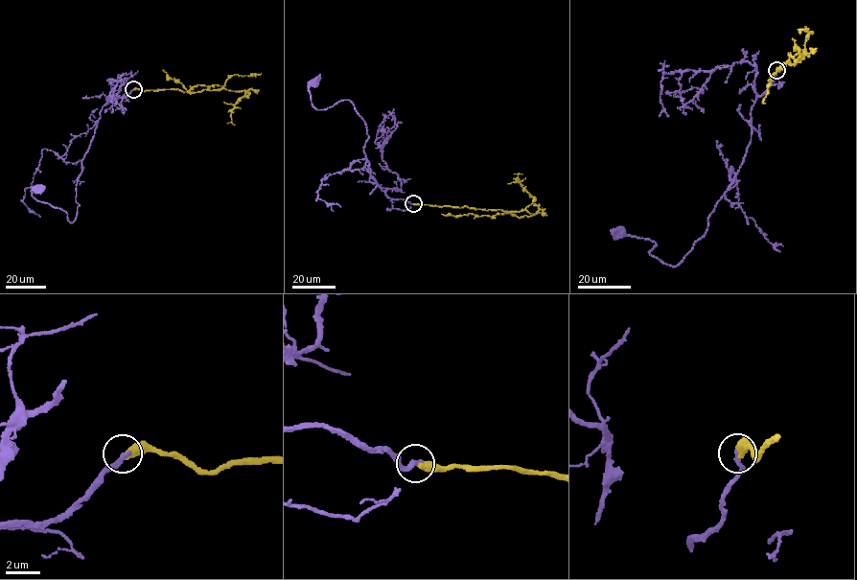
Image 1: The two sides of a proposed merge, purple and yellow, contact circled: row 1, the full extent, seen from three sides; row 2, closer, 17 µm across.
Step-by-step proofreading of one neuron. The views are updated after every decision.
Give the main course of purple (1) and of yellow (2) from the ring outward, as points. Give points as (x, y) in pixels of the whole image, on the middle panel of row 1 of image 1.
1: (412, 203), (389, 198), (368, 171), (367, 127), (354, 104), (339, 101), (318, 110), (309, 92), (313, 82)
2: (413, 203), (522, 211), (536, 199), (518, 181), (519, 174), (513, 174)

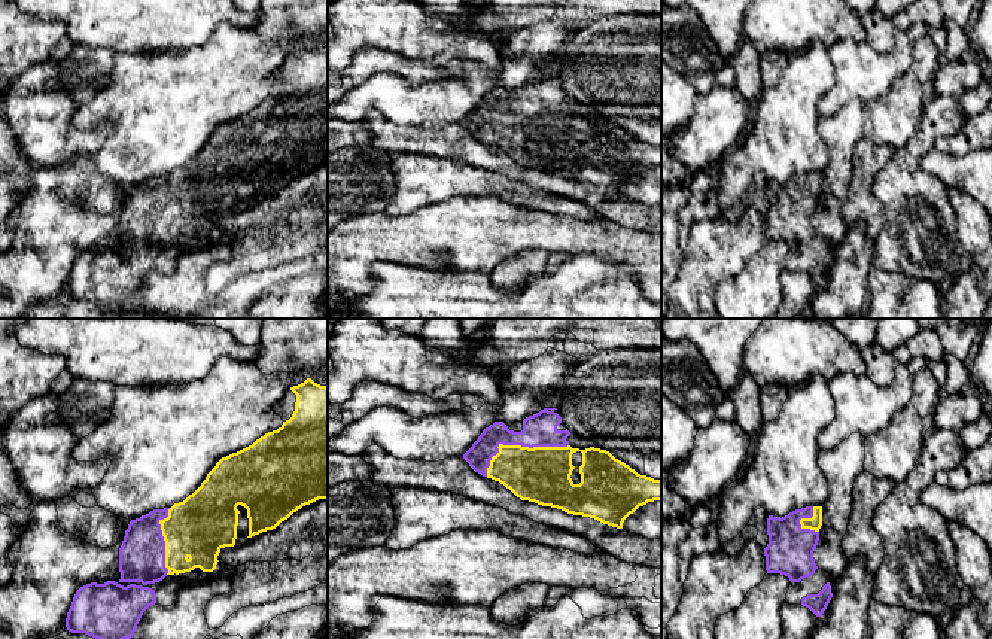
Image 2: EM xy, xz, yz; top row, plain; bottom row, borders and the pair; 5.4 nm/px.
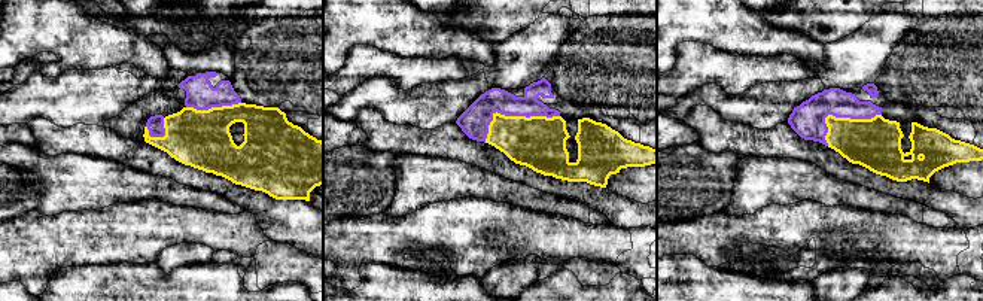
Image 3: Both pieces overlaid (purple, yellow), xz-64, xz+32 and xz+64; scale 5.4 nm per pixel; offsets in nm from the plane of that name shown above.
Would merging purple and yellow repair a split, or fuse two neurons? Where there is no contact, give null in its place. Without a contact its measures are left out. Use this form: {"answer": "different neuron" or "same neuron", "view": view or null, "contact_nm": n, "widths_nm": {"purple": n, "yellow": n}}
{"answer": "same neuron", "view": "xz", "contact_nm": 480, "widths_nm": {"purple": 180, "yellow": 300}}

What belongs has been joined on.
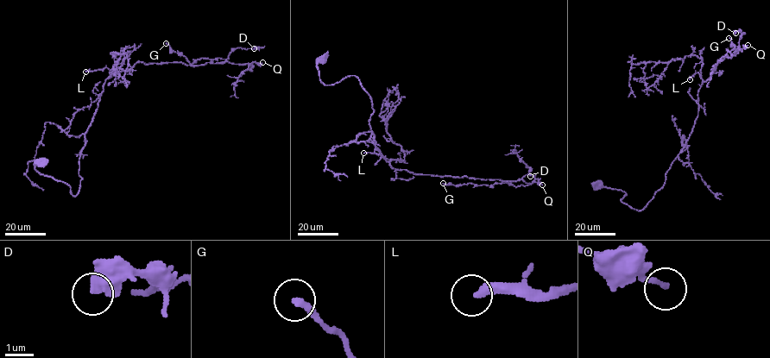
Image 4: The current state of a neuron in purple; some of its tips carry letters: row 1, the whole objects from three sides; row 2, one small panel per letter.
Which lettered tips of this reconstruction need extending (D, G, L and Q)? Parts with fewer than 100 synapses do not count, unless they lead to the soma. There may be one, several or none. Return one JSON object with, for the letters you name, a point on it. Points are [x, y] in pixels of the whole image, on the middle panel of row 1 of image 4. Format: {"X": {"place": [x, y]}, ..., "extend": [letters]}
{"L": {"place": [363, 153]}, "extend": ["L"]}

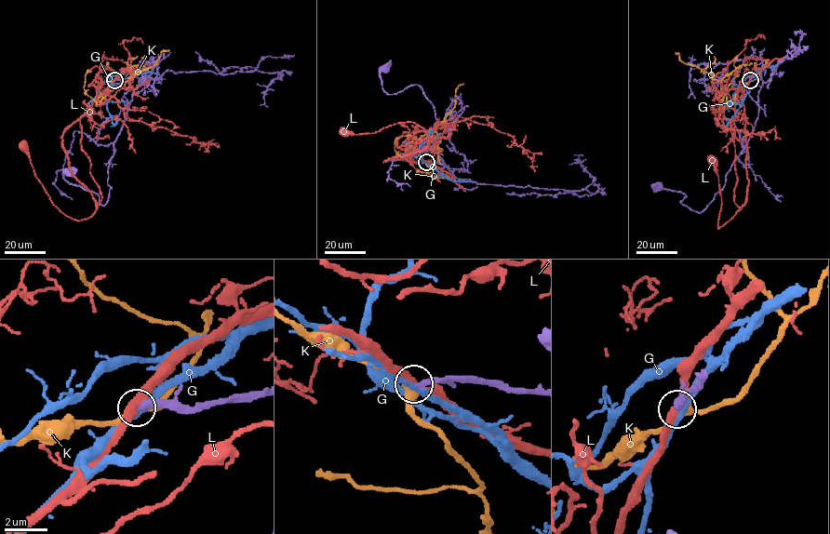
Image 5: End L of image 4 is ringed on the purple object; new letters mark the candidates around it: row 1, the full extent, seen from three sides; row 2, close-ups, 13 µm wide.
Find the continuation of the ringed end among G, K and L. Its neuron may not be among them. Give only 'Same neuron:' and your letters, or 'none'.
Same neuron: none

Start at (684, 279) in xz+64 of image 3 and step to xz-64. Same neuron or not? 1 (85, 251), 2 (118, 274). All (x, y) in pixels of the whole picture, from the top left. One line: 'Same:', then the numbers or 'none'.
Same: 2

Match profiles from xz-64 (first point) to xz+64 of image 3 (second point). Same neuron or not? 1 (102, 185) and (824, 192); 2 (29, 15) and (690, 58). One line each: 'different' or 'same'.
1: same
2: different

